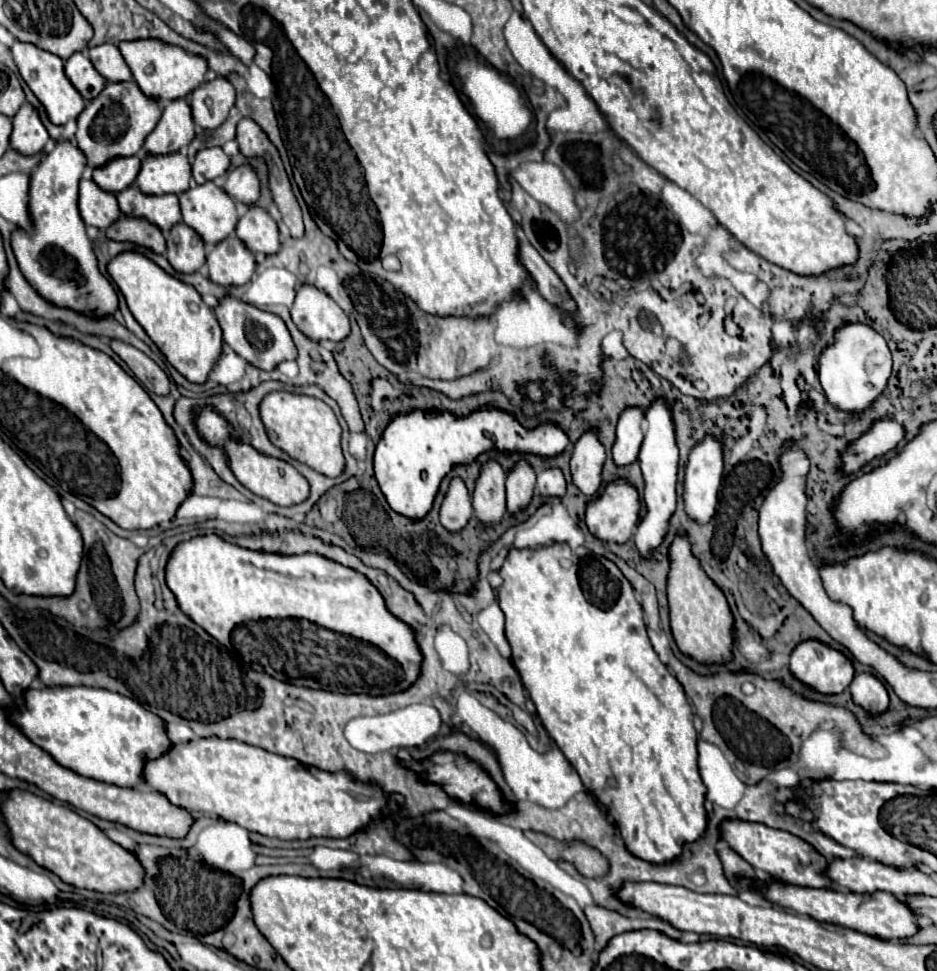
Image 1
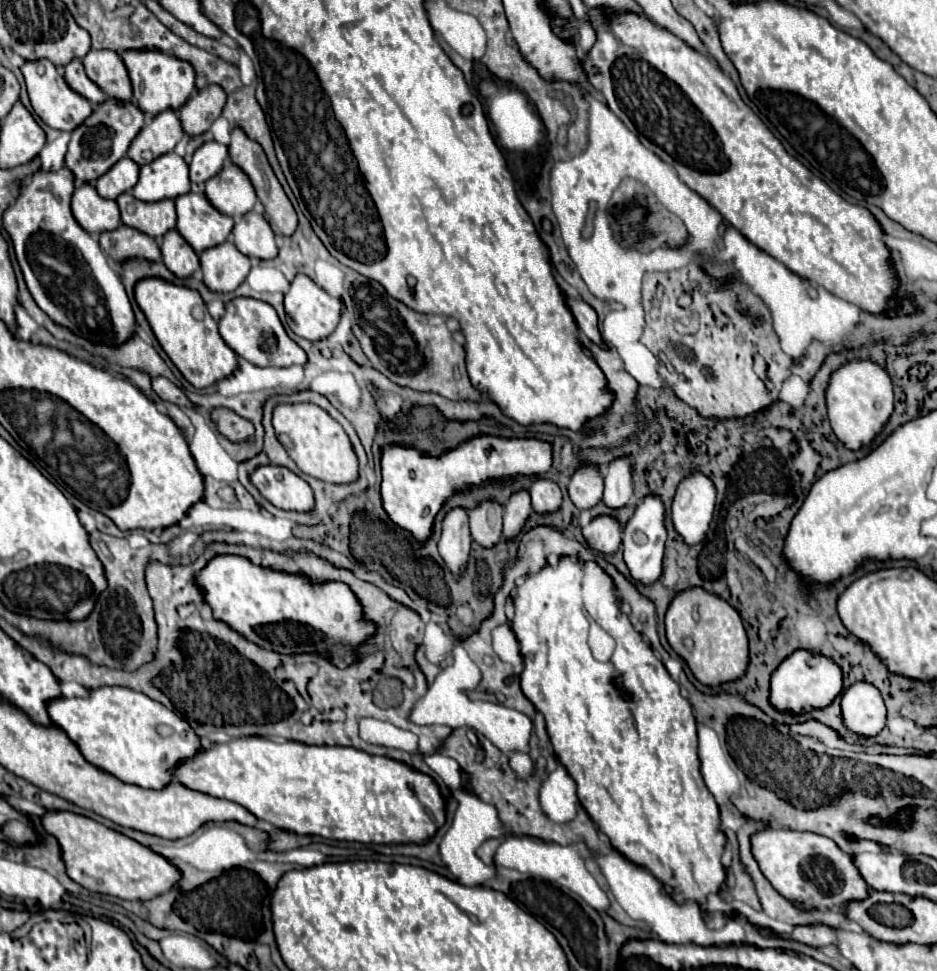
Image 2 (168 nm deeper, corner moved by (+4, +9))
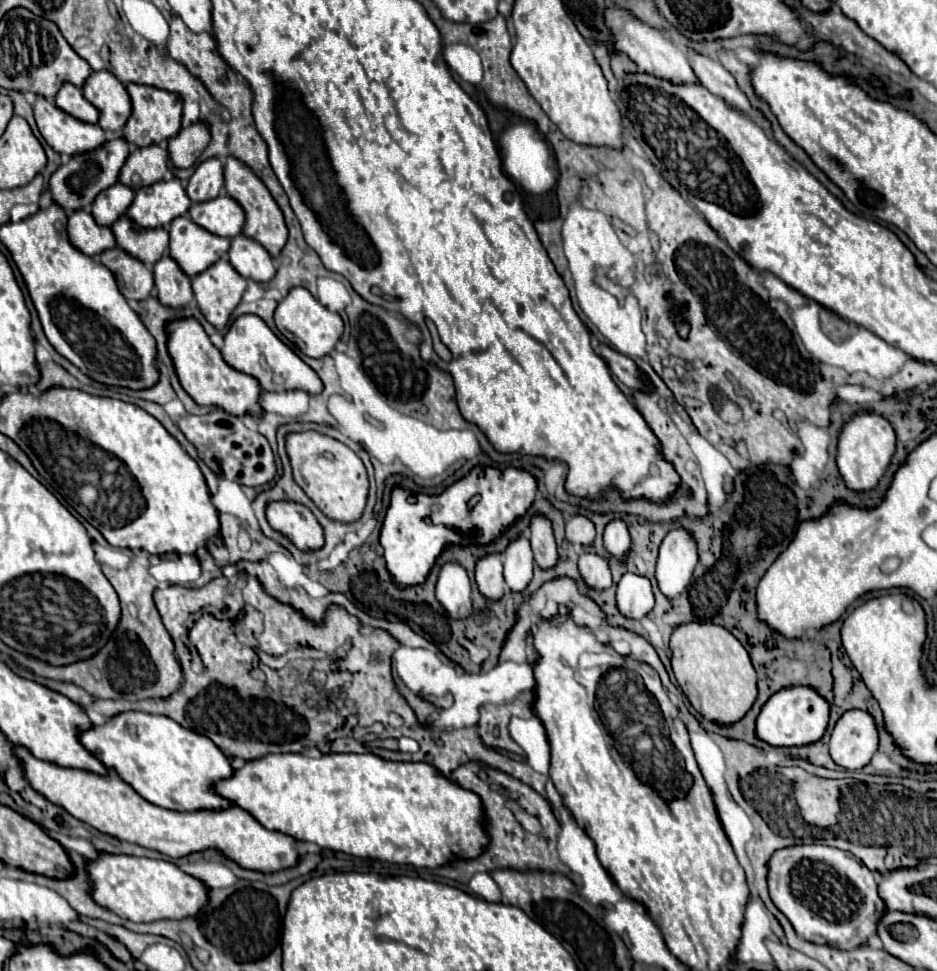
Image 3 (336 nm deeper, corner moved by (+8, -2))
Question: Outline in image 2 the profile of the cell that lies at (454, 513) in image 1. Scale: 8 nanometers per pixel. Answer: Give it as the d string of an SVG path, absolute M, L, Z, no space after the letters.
M453 509L443 521L439 553L455 579L463 575L463 569L467 567L469 551L471 551L471 533L469 533L467 511Z

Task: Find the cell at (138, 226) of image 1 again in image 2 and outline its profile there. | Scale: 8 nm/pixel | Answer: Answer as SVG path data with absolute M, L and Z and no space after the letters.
M121 225L115 231L101 233L99 245L105 255L115 263L125 263L127 259L147 259L147 261L161 261L161 251L157 241L137 229Z

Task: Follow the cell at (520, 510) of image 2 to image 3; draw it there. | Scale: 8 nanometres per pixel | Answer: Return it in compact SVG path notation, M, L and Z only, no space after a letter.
M519 536L503 552L503 576L513 592L527 588L533 576L533 550L527 536Z

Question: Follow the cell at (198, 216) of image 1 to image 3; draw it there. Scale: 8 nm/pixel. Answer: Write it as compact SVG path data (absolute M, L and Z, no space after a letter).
M177 216L169 224L169 256L187 272L195 276L215 264L229 250L231 240L211 234L195 224L189 216Z

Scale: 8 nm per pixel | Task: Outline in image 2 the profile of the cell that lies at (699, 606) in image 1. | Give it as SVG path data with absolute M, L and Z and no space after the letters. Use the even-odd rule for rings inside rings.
M689 589L679 593L665 617L667 641L673 651L685 659L691 673L705 687L717 687L741 679L749 665L749 639L739 613L721 597L703 589ZM685 639L689 645L685 645Z

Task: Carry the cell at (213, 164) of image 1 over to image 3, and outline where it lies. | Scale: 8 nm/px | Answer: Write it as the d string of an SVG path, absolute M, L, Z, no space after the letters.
M209 158L197 166L187 184L187 196L193 202L203 202L219 196L223 186L223 164L219 158Z

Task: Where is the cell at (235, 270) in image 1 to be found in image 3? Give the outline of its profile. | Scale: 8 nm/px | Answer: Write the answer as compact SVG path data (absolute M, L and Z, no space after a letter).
M225 258L217 260L201 274L193 276L195 300L203 316L217 330L227 324L233 308L241 302L245 288L247 280Z

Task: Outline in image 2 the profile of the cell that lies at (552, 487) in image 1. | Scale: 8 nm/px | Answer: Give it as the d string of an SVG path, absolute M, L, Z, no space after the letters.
M537 479L531 485L529 495L531 495L533 511L539 515L555 513L561 507L561 491L559 491L557 483L553 483L549 479Z

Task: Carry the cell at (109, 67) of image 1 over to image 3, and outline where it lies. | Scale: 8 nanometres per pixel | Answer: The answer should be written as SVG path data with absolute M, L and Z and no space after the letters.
M91 72L83 84L83 96L99 110L99 126L107 132L121 132L131 116L131 100L125 84L111 72Z

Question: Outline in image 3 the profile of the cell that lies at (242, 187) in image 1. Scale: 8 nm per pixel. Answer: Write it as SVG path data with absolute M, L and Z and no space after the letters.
M225 192L213 200L193 204L189 208L189 216L201 228L227 238L241 234L245 226L245 212L241 204L227 196Z

